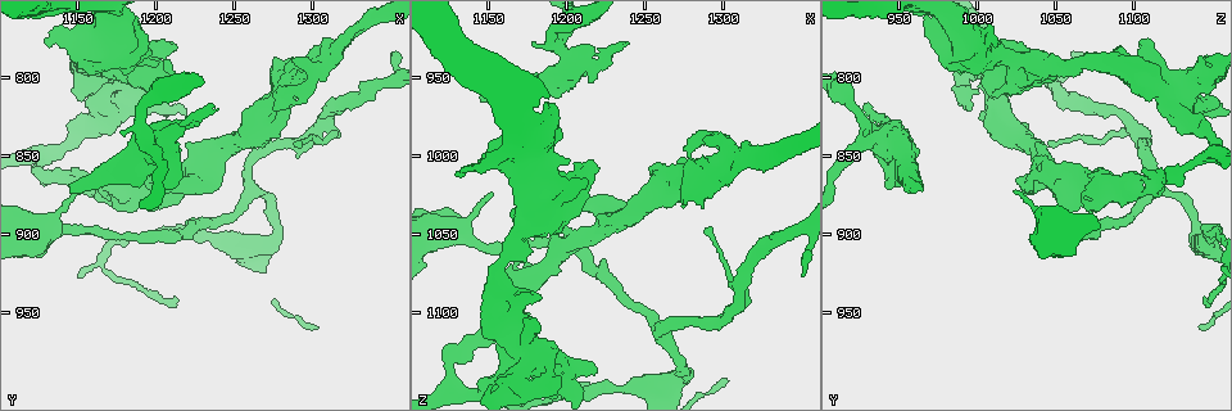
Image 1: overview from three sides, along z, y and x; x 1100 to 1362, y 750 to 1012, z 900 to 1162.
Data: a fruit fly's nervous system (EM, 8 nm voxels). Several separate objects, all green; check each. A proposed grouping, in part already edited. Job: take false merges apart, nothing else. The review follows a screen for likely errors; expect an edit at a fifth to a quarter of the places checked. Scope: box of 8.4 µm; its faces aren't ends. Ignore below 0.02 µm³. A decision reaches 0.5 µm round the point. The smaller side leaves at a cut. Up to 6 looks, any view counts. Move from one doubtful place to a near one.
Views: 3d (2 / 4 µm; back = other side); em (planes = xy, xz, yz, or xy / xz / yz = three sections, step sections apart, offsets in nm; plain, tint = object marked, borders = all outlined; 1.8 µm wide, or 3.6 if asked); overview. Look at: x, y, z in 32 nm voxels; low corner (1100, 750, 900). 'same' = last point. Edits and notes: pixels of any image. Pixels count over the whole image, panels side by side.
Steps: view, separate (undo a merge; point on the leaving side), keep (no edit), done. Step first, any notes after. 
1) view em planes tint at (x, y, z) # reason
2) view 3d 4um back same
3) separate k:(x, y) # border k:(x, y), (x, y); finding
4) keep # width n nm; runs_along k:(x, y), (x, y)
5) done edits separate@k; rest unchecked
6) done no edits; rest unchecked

view em planes tint at (1178, 794, 1040) # calibre changes

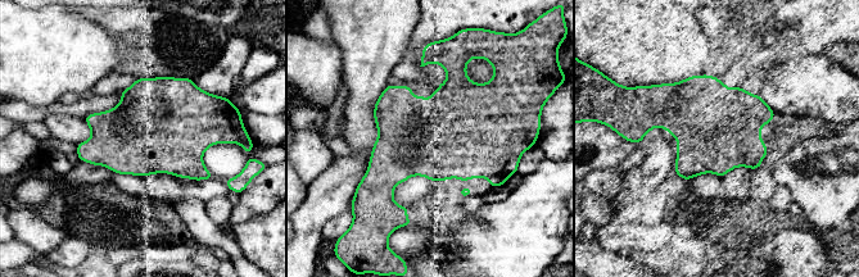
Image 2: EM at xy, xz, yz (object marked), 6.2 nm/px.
keep # all the same neuron

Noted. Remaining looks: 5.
view 3d 2um at (1306, 792, 1002) # side arm on a straight run

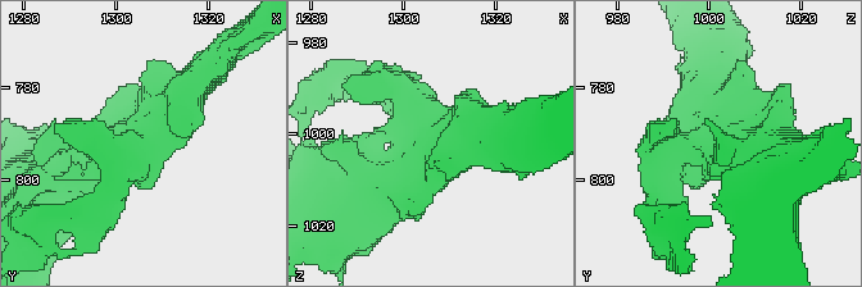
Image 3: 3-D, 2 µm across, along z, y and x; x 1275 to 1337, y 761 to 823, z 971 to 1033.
view em planes tint at (1306, 789, 1002)

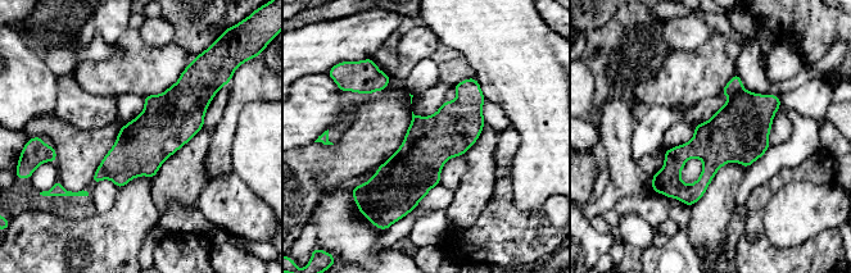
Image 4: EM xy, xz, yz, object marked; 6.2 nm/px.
keep # runs_along 4:(775, 98), (732, 135), (691, 149), (655, 187); continuous, no second neuron

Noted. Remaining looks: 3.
view 3d 2um at (1162, 804, 1118) # closes a loop

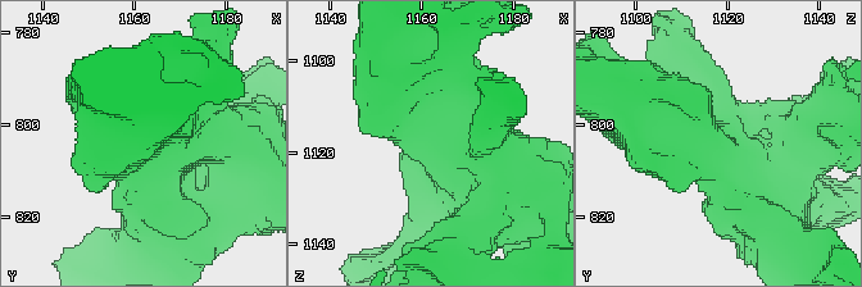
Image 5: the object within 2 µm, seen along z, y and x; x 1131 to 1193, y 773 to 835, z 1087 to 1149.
view em planes plain at (1162, 806, 1117) # need the tissue

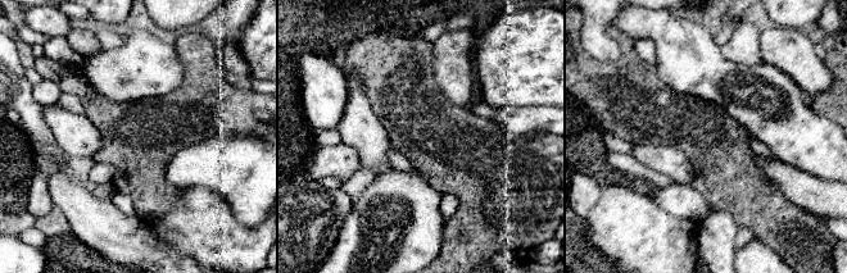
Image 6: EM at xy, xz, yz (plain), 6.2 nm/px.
view em planes tint same

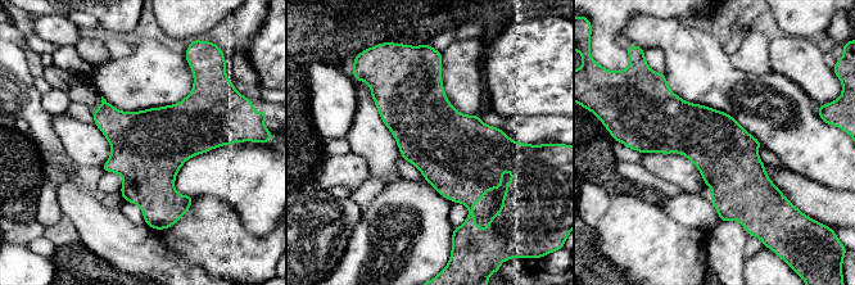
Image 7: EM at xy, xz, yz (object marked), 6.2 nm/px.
keep # width 400 nm; one neuron here

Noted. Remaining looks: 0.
done no edits; rest unchecked

